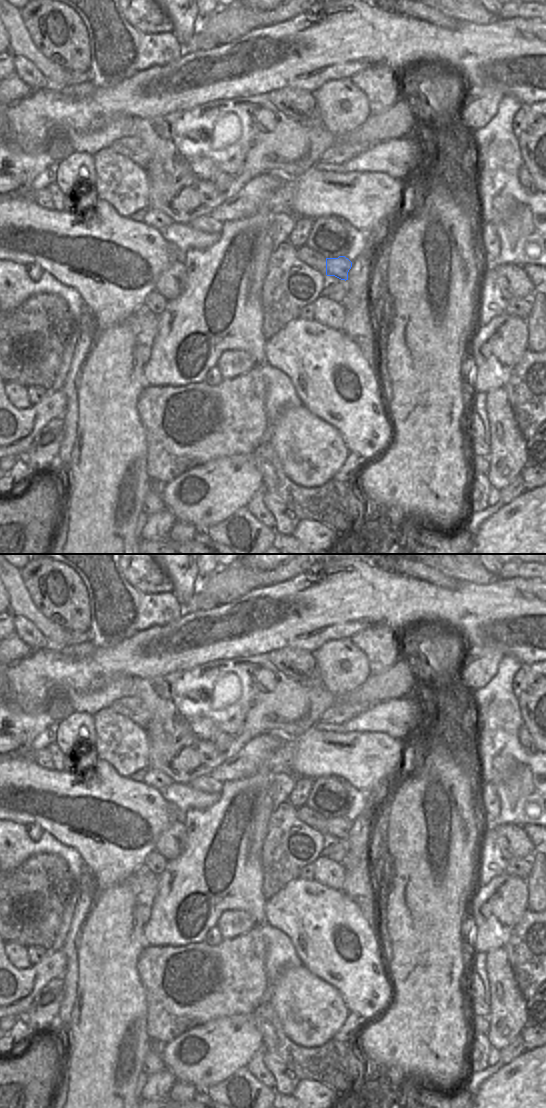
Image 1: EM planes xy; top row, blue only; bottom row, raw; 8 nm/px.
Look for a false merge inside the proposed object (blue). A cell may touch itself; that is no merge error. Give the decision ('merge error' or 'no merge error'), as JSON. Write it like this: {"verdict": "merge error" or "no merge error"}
{"verdict": "merge error"}

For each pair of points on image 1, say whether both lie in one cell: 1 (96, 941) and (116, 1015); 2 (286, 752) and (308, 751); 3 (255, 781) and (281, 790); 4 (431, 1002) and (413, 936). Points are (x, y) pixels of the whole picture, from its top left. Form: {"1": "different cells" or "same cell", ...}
{"1": "same cell", "2": "different cells", "3": "different cells", "4": "same cell"}

